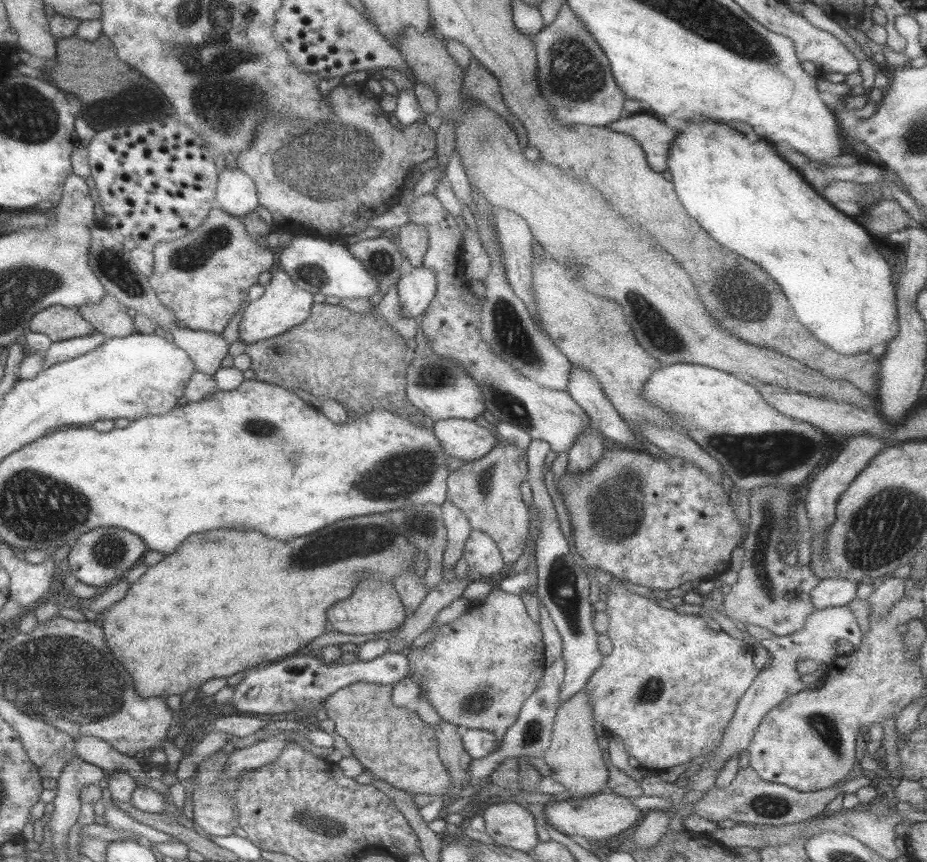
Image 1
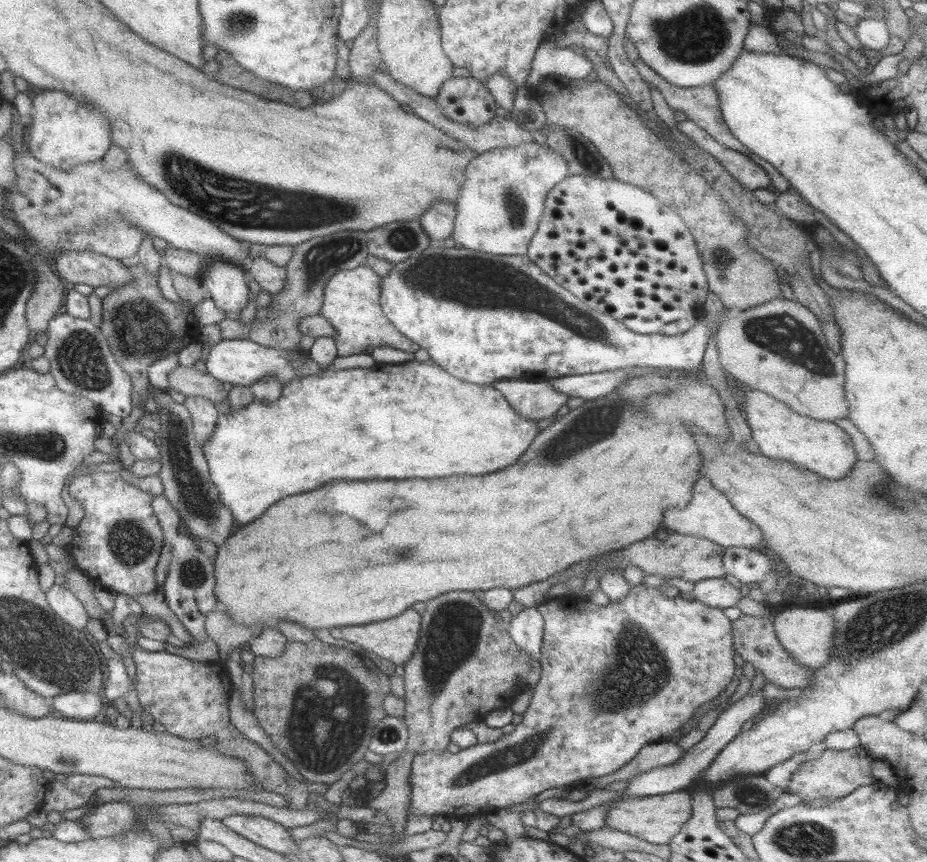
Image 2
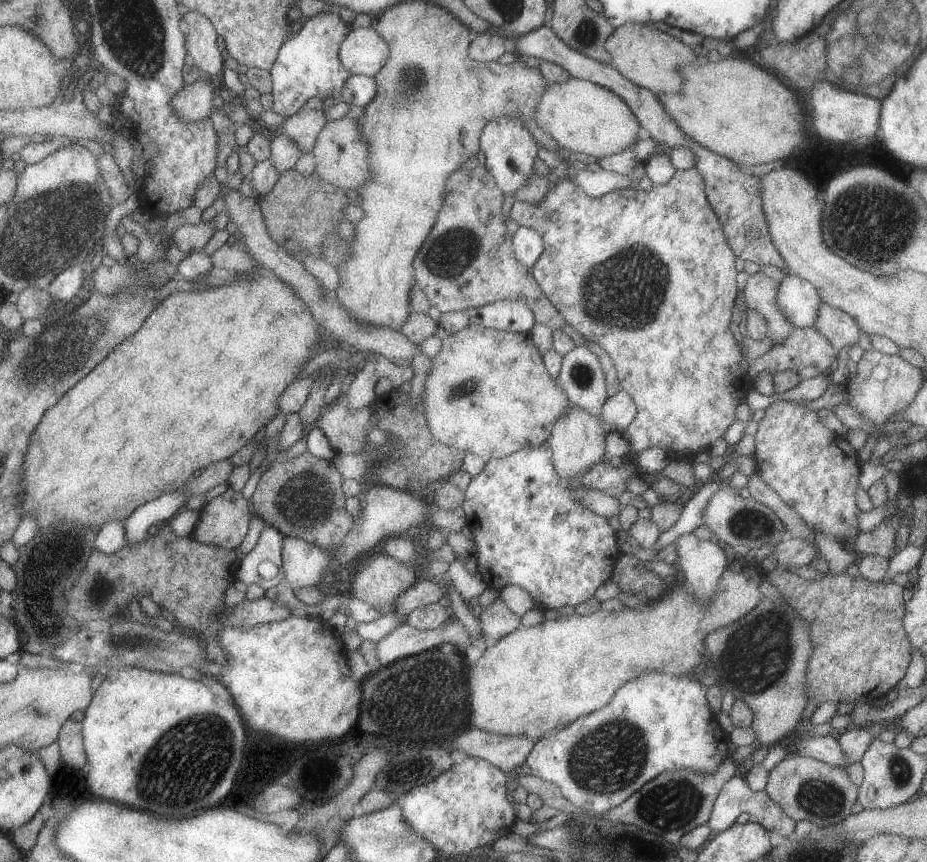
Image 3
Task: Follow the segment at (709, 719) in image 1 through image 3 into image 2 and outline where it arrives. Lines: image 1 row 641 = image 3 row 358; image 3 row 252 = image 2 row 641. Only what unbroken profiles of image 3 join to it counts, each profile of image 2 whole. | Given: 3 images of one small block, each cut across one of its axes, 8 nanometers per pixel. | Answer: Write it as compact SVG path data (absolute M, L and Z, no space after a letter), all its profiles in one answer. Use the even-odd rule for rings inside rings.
M642 584L642 586L638 585L630 588L630 592L622 600L611 601L606 606L592 604L587 600L579 600L571 594L570 596L549 599L542 605L538 605L537 609L541 612L545 623L543 645L539 654L541 675L536 686L532 688L533 696L530 705L523 714L522 721L519 725L516 725L514 731L504 733L495 742L476 743L474 746L460 749L457 753L446 750L442 752L428 751L415 755L411 766L408 818L410 816L436 818L438 815L460 818L466 813L476 814L476 812L492 810L492 808L508 809L515 804L528 802L530 798L549 788L560 786L577 788L580 783L583 783L584 779L615 773L622 766L628 764L644 745L670 740L675 732L681 730L684 724L693 718L700 706L706 705L706 703L710 703L710 701L722 695L734 678L734 674L736 674L736 665L732 659L735 653L732 623L724 615L722 609L712 608L686 595L668 598L665 594L662 594L658 587L648 588L648 586Z

